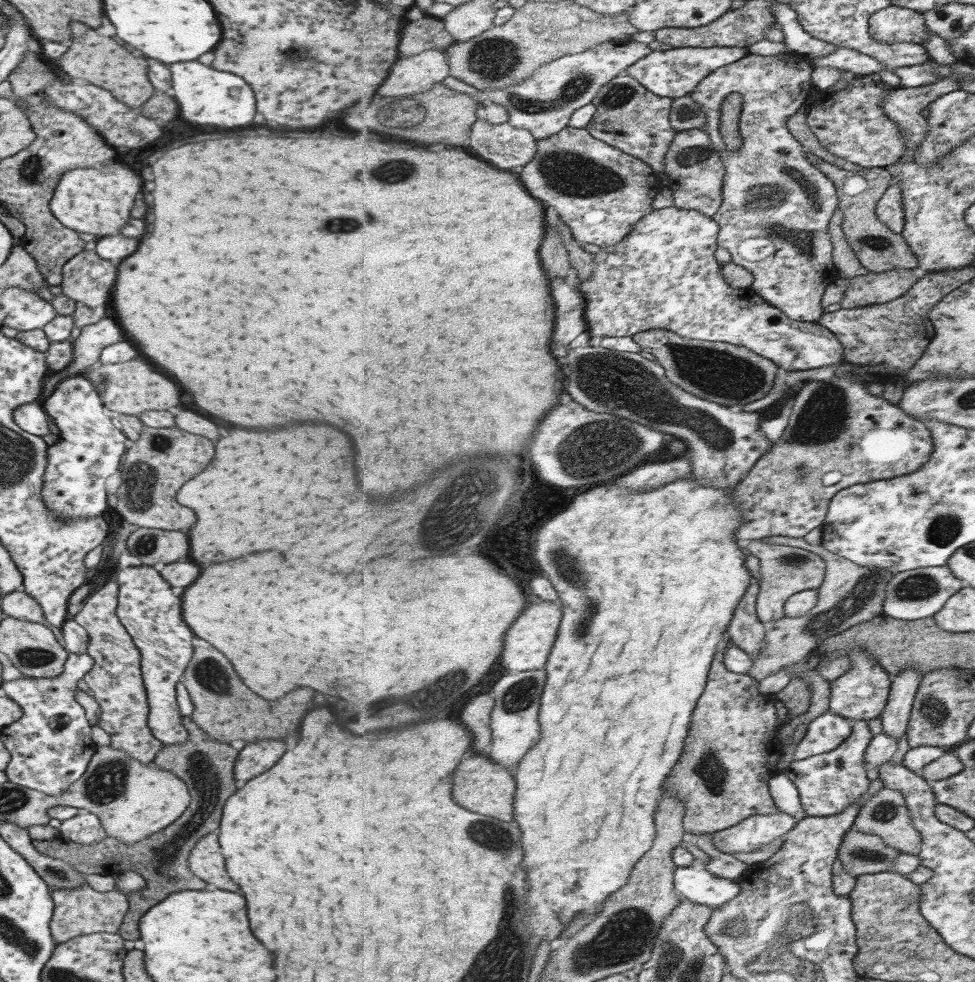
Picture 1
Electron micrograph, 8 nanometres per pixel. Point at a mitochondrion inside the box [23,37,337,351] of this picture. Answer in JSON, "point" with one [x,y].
{"point":[126,129]}

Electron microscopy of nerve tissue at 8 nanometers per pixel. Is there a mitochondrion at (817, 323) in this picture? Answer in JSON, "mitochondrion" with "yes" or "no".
{"mitochondrion":"no"}

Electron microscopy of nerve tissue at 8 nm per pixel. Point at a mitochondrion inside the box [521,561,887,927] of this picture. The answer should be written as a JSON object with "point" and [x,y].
{"point":[709,758]}

